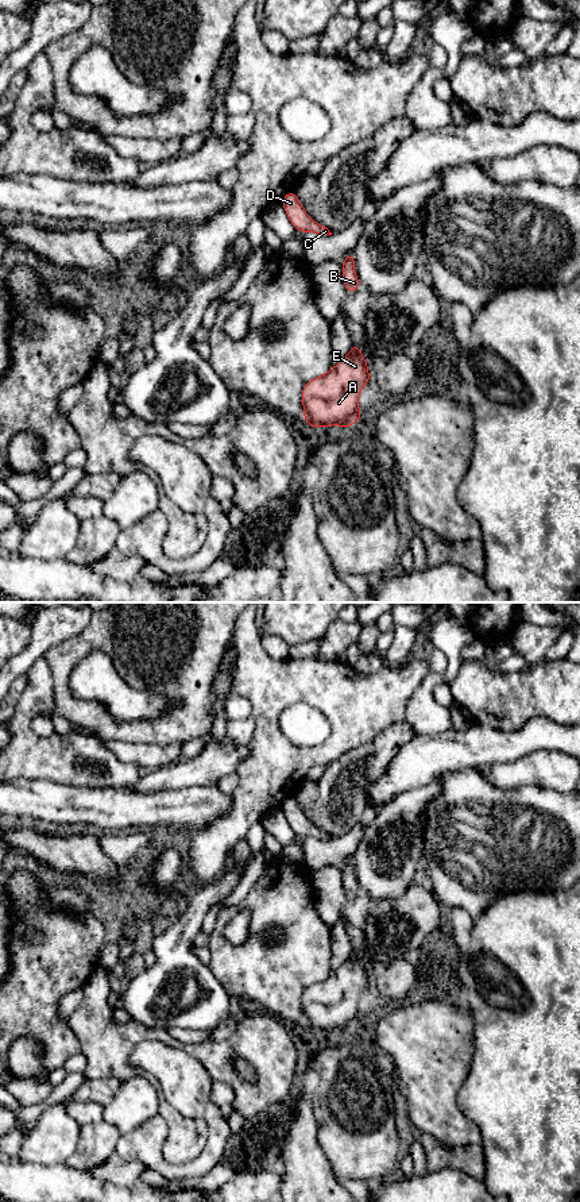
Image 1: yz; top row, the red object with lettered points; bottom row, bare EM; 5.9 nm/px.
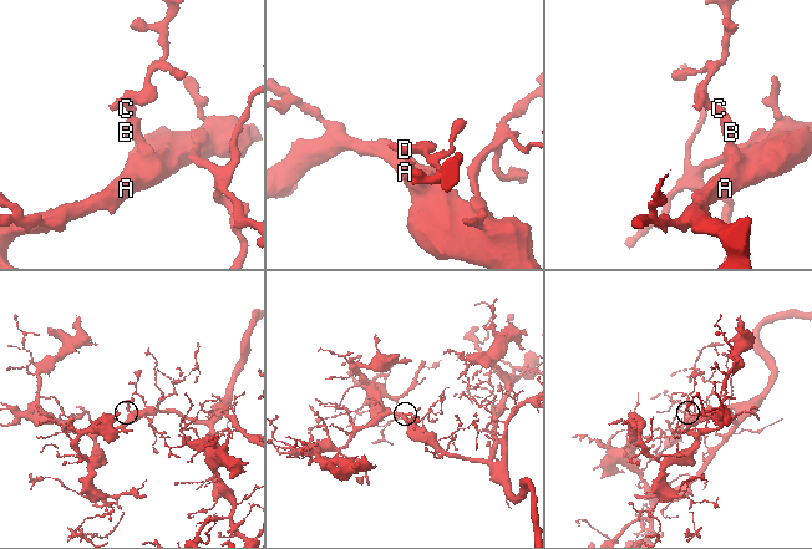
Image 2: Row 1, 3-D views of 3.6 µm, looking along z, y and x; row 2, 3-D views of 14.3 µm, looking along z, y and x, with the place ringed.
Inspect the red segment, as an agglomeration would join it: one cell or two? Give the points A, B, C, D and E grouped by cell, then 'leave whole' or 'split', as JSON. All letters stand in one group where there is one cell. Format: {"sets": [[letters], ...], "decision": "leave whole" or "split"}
{"sets": [["A", "B", "C", "D", "E"]], "decision": "leave whole"}

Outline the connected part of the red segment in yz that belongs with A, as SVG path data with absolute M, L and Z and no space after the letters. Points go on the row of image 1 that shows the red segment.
M352 343L344 359L302 388L303 420L316 428L349 428L363 417L357 398L361 388L371 381L361 347Z

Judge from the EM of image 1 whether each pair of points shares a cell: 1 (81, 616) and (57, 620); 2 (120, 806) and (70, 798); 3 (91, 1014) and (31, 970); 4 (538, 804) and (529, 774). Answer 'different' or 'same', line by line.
1: same
2: same
3: different
4: different

